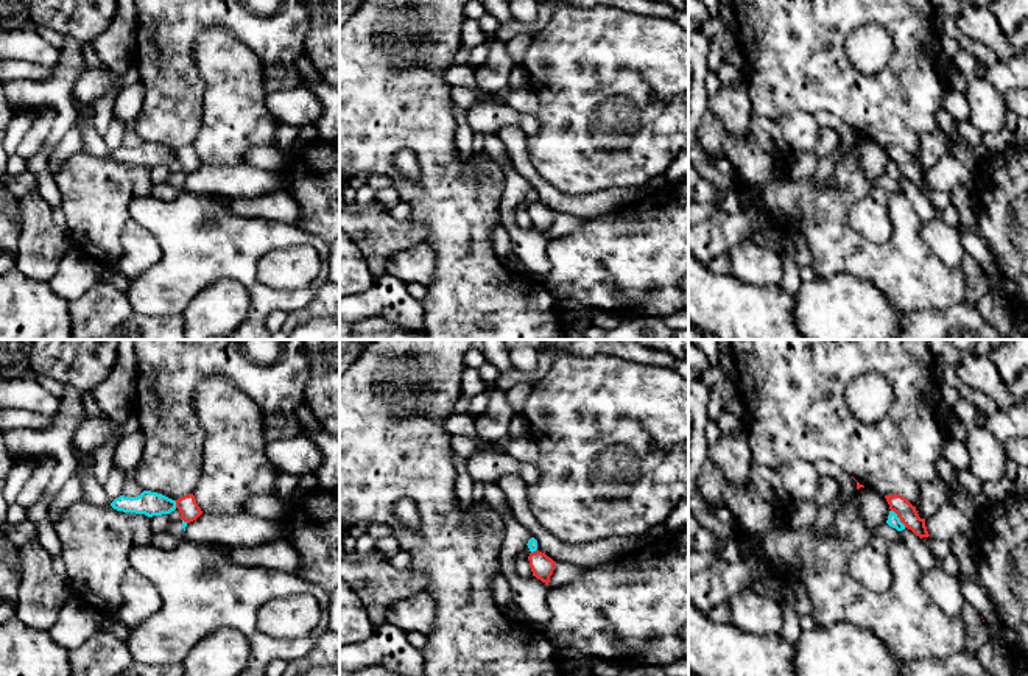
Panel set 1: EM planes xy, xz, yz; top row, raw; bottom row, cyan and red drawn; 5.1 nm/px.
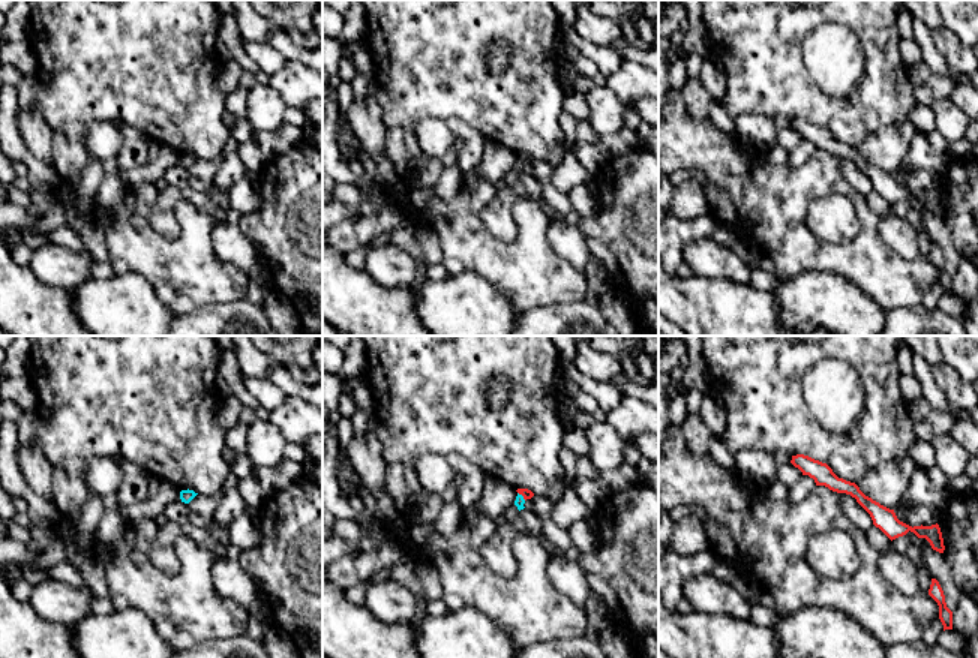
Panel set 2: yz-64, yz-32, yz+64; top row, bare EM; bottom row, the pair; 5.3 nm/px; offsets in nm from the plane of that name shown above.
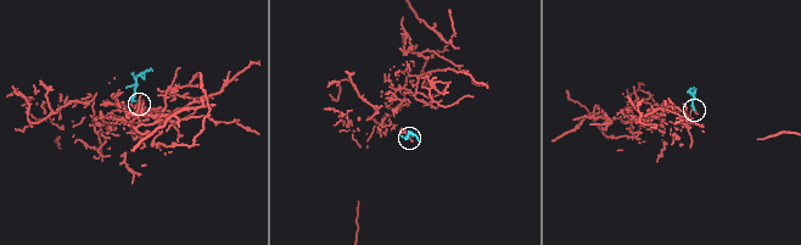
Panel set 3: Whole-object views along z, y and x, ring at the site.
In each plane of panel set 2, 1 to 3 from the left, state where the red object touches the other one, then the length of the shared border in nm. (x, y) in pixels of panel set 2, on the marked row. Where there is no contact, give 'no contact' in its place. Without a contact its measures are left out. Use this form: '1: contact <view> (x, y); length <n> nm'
1: no contact
2: contact yz-32 (522, 496); length 60 nm
3: no contact

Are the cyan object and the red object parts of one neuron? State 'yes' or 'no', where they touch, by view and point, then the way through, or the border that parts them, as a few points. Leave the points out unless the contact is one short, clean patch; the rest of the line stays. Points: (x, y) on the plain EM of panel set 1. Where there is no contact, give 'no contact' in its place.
no | yz (899, 170) | along yz (891, 161), (905, 178)

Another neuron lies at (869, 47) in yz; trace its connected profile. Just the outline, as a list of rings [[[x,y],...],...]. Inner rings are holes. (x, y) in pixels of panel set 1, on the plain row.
[[[863,25],[849,34],[846,51],[858,72],[877,75],[892,56],[892,37],[880,25]]]

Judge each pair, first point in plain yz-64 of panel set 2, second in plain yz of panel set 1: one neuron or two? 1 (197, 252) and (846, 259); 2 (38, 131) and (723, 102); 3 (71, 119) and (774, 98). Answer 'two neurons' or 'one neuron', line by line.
1: one neuron
2: one neuron
3: one neuron

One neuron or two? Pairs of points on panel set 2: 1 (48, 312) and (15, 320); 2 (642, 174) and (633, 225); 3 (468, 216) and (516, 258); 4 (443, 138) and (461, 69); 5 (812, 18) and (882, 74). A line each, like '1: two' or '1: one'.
1: one
2: one
3: one
4: two
5: one

